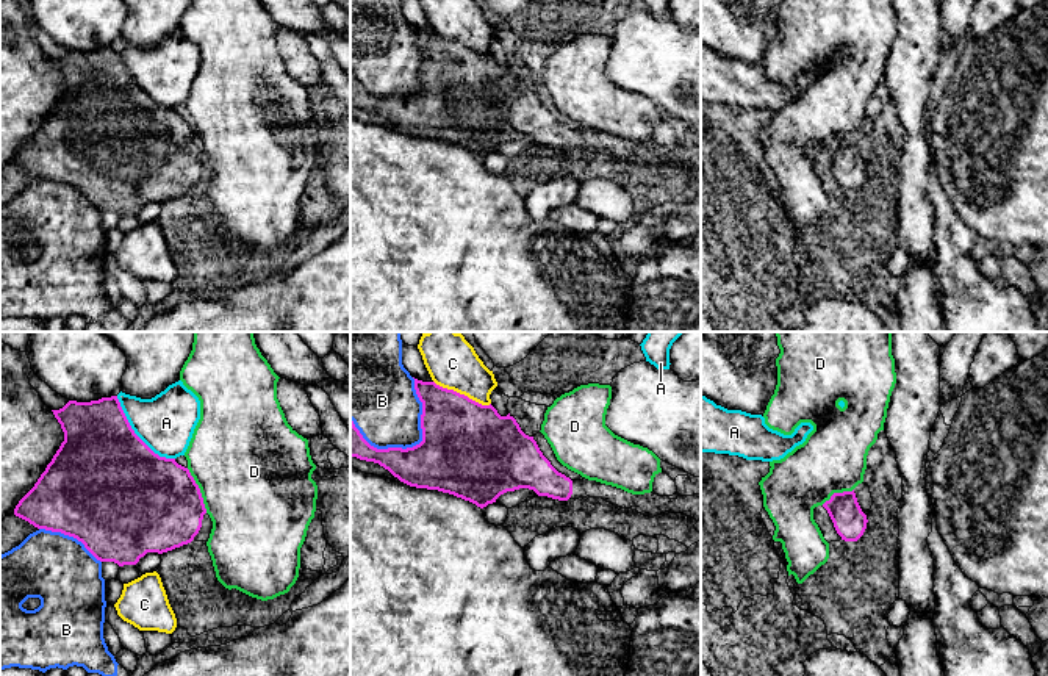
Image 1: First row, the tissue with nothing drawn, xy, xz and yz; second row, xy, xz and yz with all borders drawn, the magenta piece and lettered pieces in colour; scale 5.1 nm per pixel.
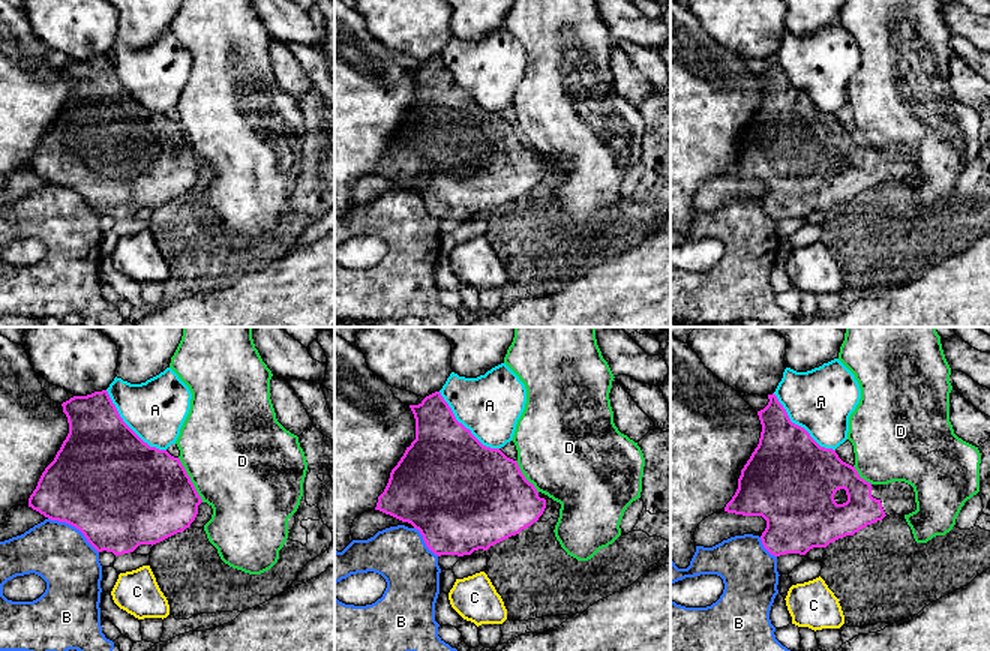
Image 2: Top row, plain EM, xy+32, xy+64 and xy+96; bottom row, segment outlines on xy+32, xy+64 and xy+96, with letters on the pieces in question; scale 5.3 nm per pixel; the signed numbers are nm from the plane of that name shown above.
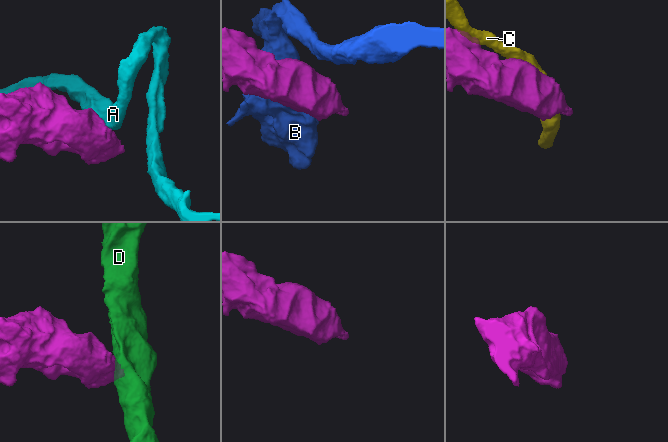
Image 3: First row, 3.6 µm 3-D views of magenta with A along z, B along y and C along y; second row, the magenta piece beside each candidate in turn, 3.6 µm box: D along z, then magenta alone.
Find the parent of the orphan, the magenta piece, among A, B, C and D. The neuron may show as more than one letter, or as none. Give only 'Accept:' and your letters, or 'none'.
Accept: none

